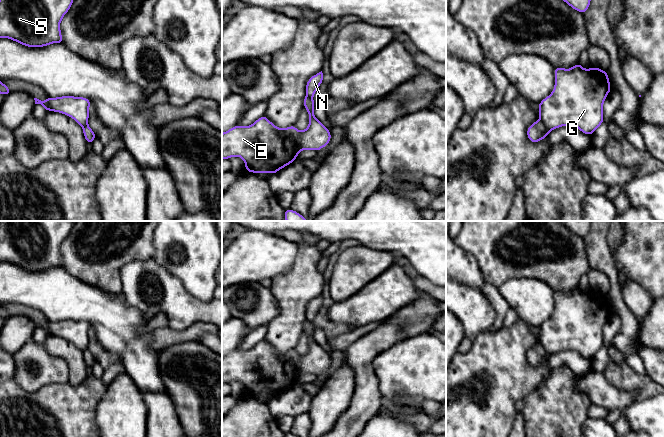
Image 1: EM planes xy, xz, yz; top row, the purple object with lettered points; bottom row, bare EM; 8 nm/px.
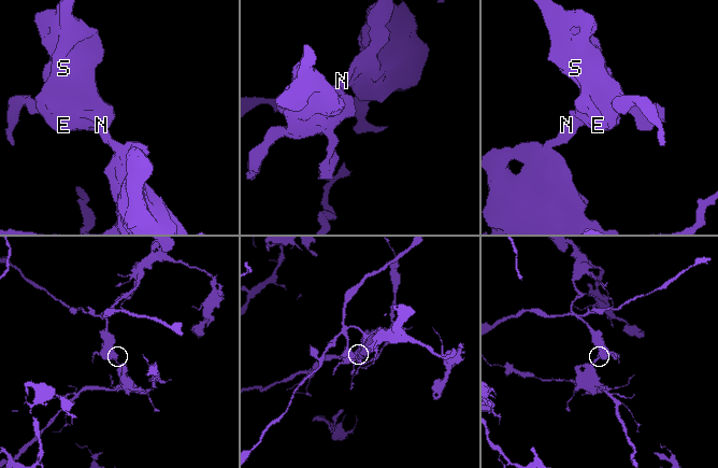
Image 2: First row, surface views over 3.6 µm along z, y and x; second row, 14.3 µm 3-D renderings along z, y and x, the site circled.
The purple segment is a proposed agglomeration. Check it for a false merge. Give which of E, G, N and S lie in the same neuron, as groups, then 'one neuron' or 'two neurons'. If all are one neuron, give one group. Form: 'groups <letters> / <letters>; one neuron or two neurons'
groups E G S / N; two neurons

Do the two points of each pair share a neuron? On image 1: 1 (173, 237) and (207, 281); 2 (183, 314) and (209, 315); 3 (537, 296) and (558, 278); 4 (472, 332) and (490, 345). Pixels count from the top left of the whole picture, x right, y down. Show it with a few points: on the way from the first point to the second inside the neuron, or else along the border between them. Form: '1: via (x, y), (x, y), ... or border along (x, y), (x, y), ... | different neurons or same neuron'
1: via (185, 245), (192, 252), (196, 269) | same neuron
2: via (189, 314), (203, 314) | same neuron
3: border along (527, 277), (544, 281), (554, 292) | different neurons
4: border along (487, 330), (480, 333), (472, 341) | different neurons

